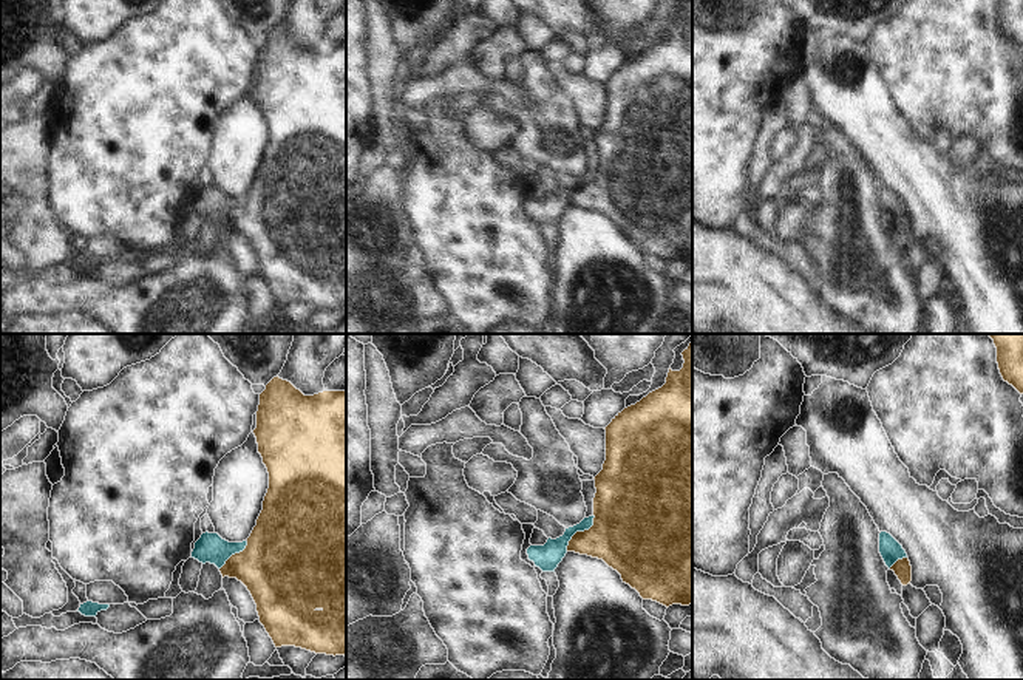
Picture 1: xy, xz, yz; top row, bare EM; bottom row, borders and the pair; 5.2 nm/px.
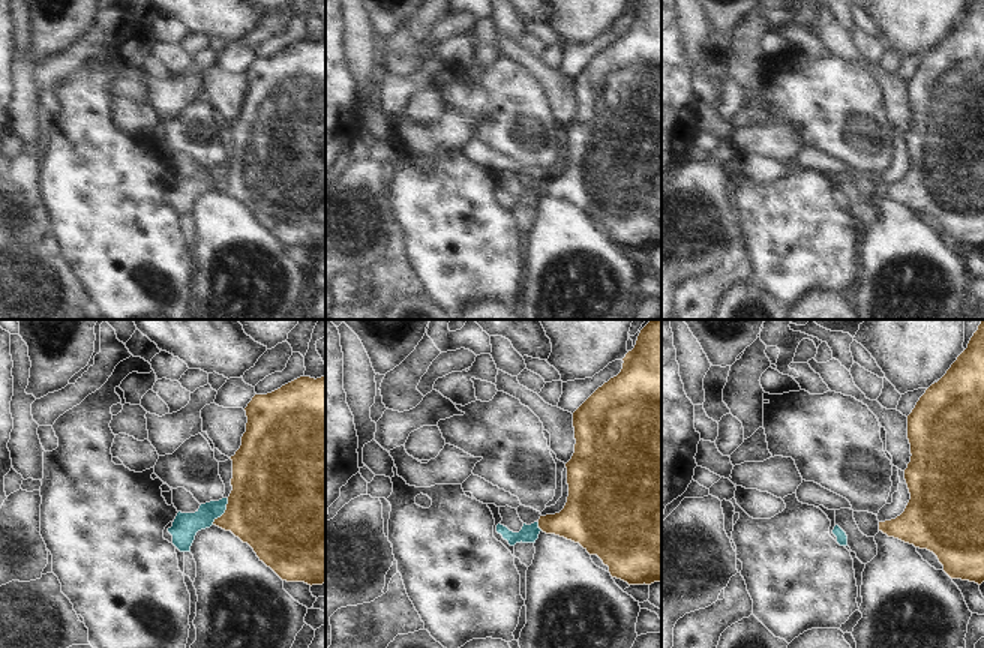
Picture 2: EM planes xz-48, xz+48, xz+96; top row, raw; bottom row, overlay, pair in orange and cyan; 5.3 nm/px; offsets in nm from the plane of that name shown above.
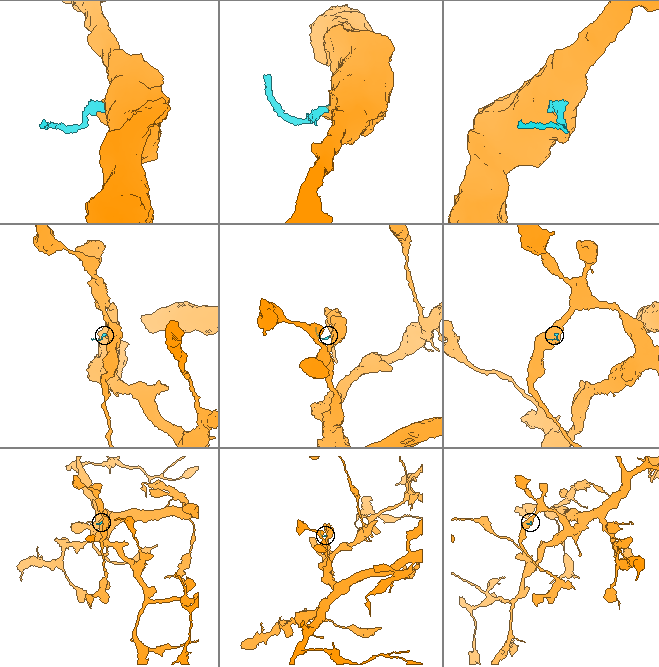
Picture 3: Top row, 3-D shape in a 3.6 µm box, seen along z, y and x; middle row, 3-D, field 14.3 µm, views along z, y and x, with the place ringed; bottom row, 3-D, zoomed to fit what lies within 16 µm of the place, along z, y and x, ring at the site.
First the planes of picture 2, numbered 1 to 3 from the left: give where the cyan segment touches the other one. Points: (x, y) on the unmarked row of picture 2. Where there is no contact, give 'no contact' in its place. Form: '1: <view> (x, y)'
1: xz-48 (225, 176)
2: xz+48 (539, 191)
3: no contact

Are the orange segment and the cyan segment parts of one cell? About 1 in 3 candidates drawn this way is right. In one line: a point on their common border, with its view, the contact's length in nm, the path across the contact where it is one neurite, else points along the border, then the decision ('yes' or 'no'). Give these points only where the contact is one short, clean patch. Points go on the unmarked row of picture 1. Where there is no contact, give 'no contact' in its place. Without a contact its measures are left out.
xz (580, 186) | 240 nm | along xz (594, 169), (594, 176), (587, 183), (578, 184), (566, 204) | no

